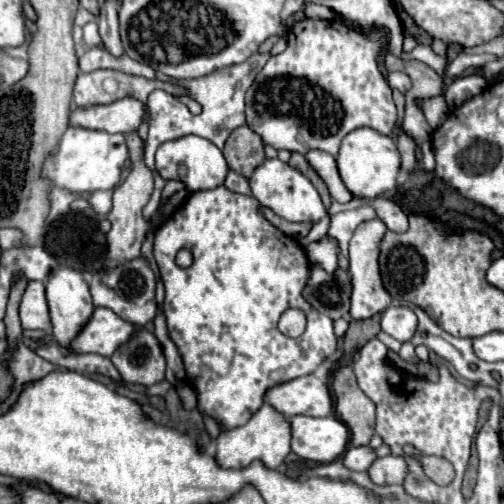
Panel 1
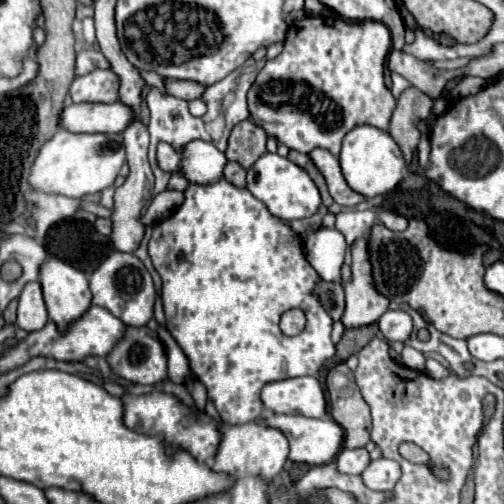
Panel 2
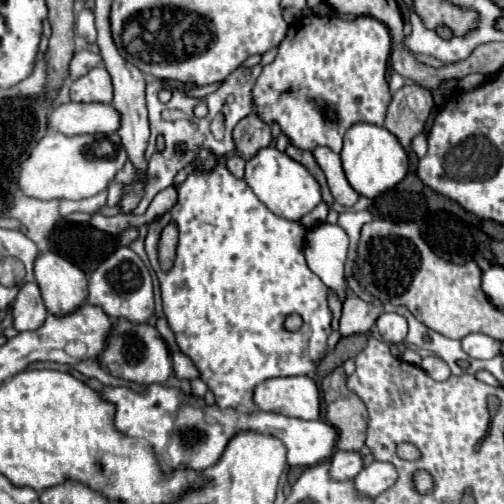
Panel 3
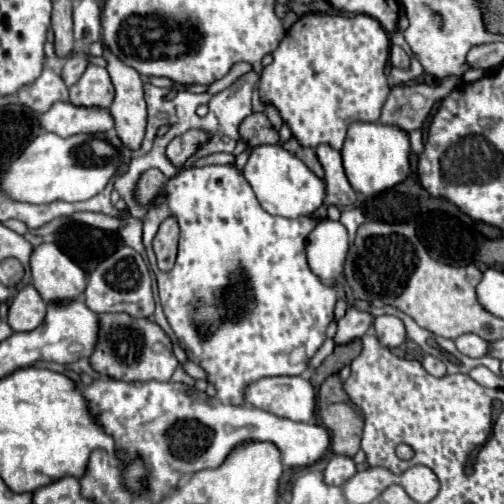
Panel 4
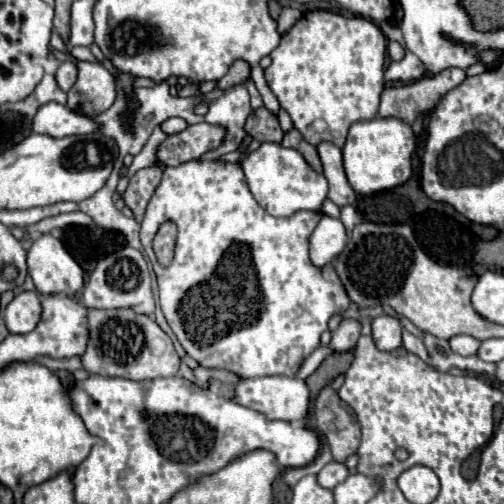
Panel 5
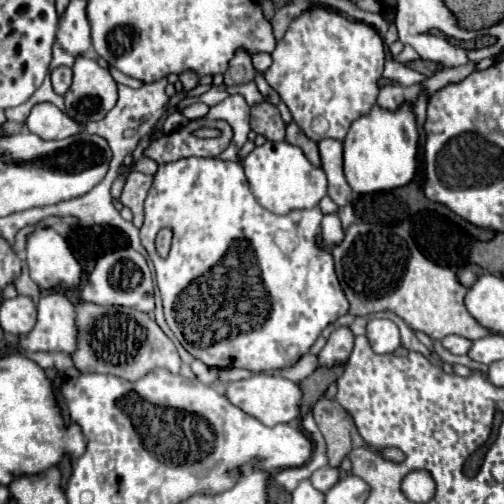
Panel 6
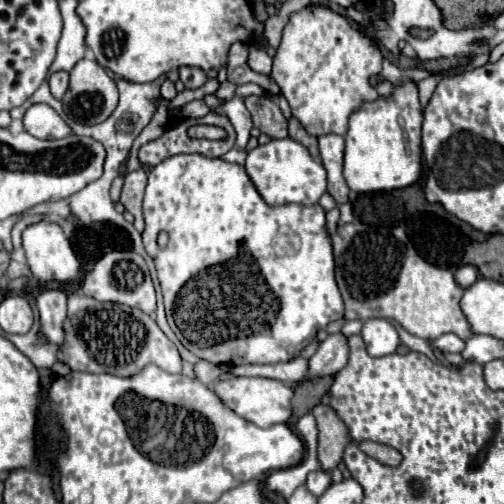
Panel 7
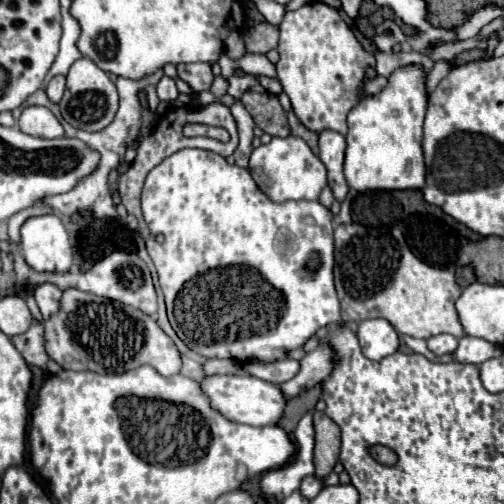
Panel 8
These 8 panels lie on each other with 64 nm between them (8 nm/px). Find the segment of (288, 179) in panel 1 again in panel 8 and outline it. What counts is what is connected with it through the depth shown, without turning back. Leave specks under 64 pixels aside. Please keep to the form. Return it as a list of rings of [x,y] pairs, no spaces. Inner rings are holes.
[[[296,136],[272,138],[270,144],[262,144],[252,150],[248,172],[252,174],[258,188],[272,202],[288,200],[318,200],[322,188],[326,186],[326,166],[318,156],[312,154],[310,146]]]

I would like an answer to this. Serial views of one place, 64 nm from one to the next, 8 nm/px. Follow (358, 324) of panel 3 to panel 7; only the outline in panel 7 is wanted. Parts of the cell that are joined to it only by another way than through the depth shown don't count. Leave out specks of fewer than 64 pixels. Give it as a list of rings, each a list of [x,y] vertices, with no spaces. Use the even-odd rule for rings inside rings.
[[[342,332],[330,334],[318,348],[318,352],[310,358],[308,378],[328,376],[340,372],[348,362],[348,340]]]

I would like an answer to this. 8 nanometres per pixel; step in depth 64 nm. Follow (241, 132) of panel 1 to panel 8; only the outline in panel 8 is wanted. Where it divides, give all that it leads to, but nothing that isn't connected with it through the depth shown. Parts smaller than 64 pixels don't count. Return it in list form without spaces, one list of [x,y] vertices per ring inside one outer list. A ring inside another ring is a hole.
[[[244,92],[240,98],[244,108],[252,114],[258,128],[262,128],[270,136],[288,136],[290,128],[286,122],[286,114],[278,102],[278,96],[268,92]]]

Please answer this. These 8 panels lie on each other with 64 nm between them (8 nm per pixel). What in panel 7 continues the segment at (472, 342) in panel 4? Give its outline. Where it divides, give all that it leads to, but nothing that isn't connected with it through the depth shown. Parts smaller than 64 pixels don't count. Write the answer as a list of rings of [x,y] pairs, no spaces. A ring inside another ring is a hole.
[[[444,334],[432,342],[440,352],[462,352],[464,350],[464,340],[458,338],[456,334]]]

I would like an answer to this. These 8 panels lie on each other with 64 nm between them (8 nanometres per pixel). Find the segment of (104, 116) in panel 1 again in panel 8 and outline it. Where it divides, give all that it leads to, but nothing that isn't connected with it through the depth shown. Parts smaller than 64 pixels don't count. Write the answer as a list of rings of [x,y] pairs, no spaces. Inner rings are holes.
[[[28,106],[24,108],[18,126],[22,132],[36,138],[62,138],[64,128],[60,120],[44,106]]]

